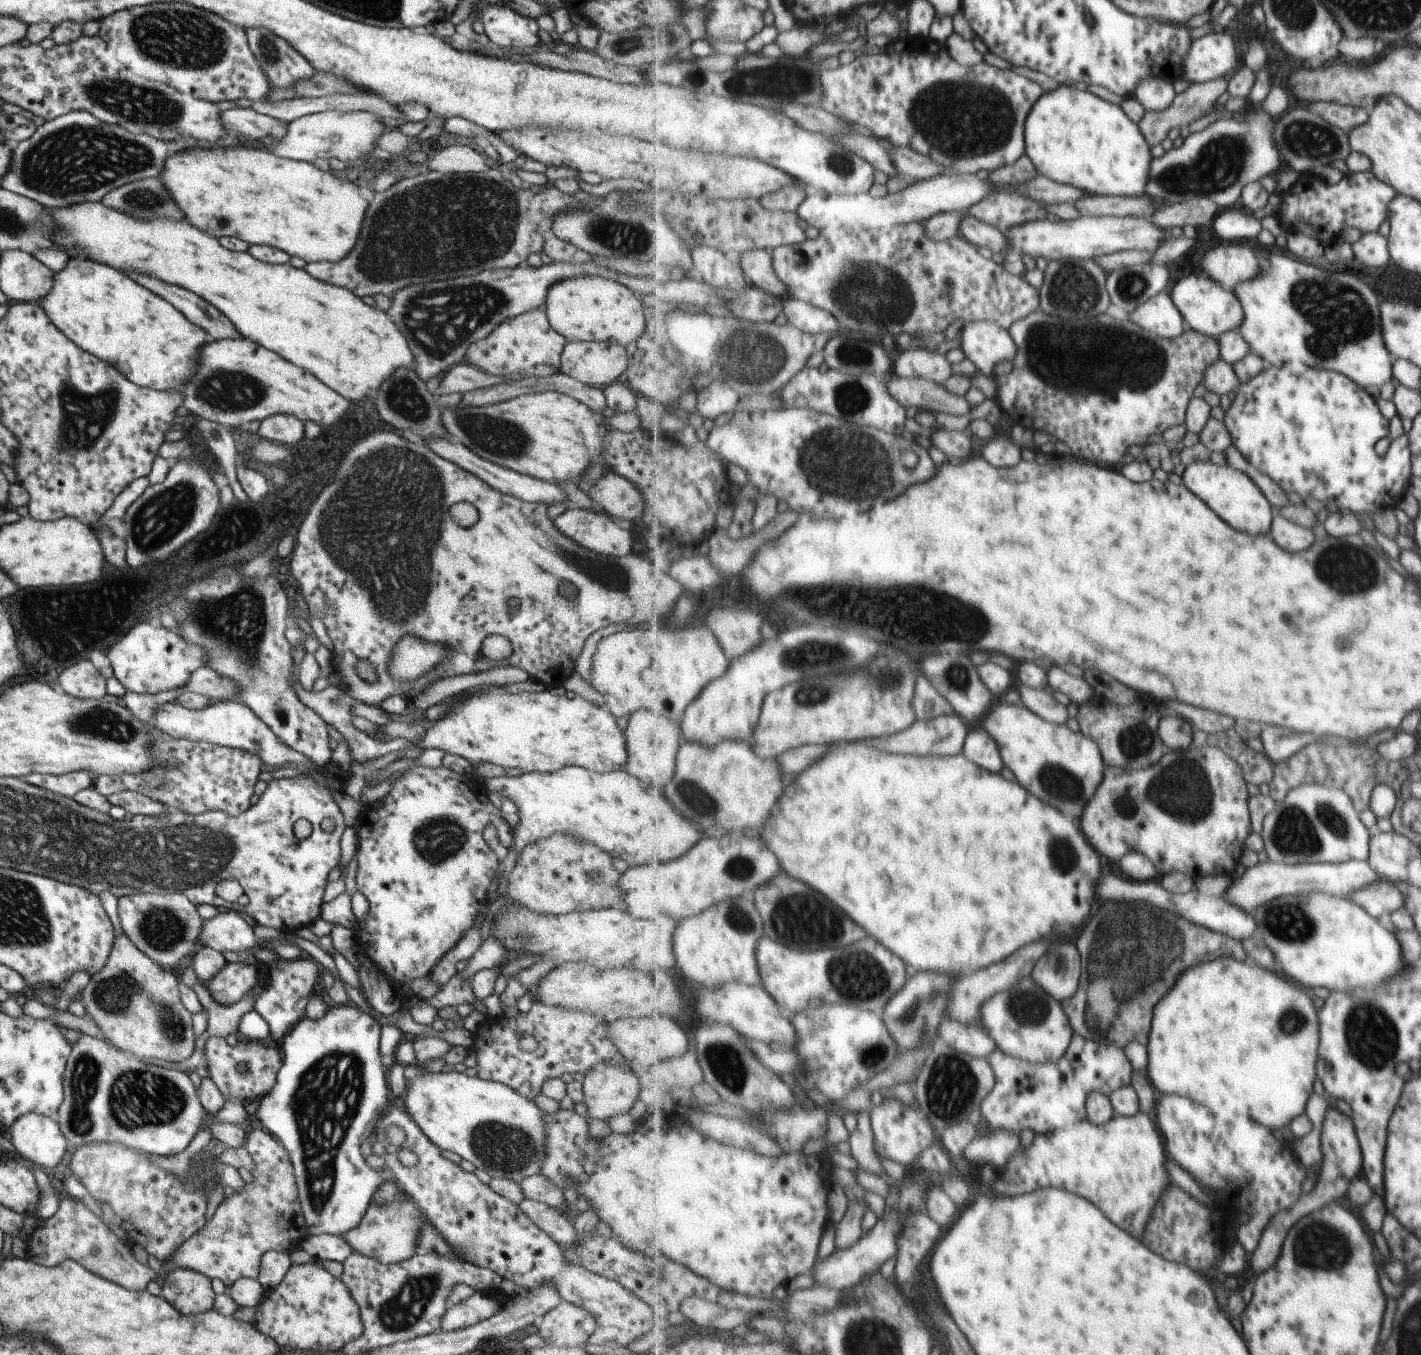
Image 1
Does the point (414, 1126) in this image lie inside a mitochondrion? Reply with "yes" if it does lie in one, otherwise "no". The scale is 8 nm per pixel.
no

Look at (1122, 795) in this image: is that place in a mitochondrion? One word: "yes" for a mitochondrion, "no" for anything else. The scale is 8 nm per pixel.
yes

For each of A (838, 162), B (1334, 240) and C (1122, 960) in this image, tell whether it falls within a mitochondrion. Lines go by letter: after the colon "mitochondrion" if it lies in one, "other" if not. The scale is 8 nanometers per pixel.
A: mitochondrion
B: other
C: mitochondrion

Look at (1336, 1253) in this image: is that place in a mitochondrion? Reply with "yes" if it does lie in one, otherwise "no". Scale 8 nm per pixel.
yes

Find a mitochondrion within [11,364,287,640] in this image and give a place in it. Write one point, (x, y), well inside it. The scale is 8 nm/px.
(165, 517)

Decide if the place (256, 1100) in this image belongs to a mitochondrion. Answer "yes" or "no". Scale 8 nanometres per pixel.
no

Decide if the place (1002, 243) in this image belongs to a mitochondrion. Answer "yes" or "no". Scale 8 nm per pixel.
no

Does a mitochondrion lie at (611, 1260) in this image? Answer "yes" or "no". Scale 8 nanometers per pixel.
yes

